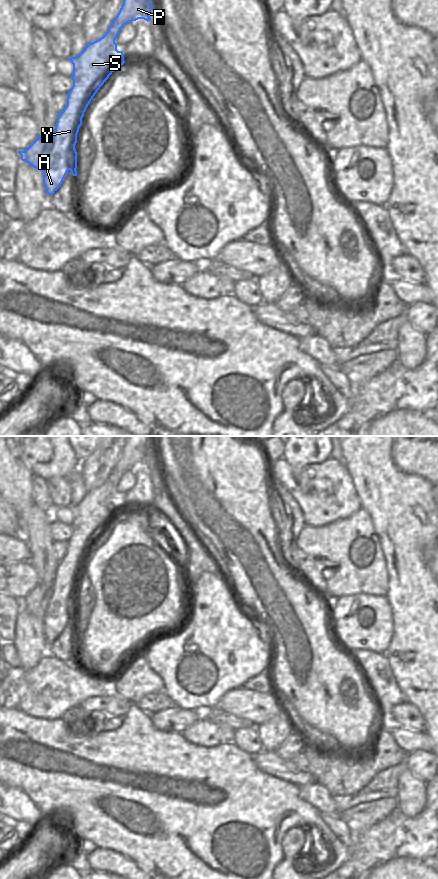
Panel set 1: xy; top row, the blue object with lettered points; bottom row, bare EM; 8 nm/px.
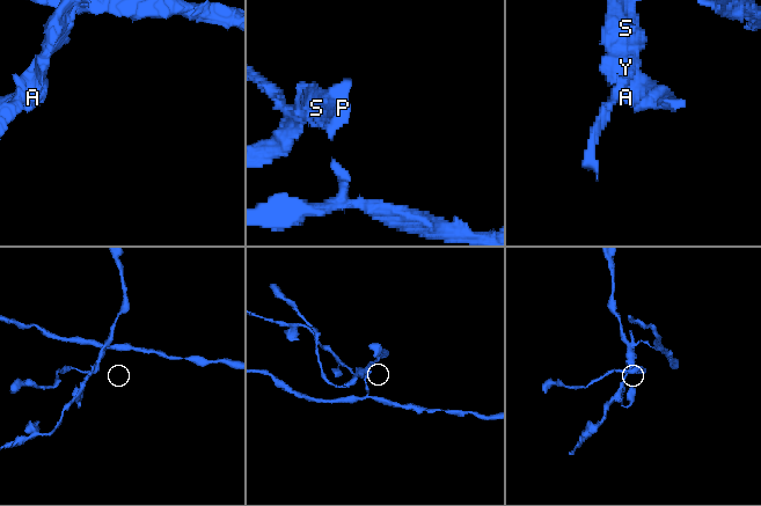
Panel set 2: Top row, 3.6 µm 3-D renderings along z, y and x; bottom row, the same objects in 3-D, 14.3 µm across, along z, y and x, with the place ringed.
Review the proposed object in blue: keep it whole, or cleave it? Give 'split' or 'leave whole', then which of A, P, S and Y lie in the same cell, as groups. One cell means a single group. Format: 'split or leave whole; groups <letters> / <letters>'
split; groups A S Y / P

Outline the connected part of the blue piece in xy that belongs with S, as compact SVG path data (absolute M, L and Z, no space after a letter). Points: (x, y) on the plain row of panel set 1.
M107 479L100 487L87 491L76 504L70 505L73 512L73 534L67 541L67 552L57 563L53 596L43 619L43 632L48 643L53 643L61 634L67 620L77 624L77 582L82 573L84 561L80 560L81 542L109 514L119 499L113 484Z

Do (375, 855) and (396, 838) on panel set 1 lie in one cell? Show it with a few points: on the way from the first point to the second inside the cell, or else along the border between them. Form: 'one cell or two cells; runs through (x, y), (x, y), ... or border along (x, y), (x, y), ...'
one cell; runs through (380, 850), (391, 840)

